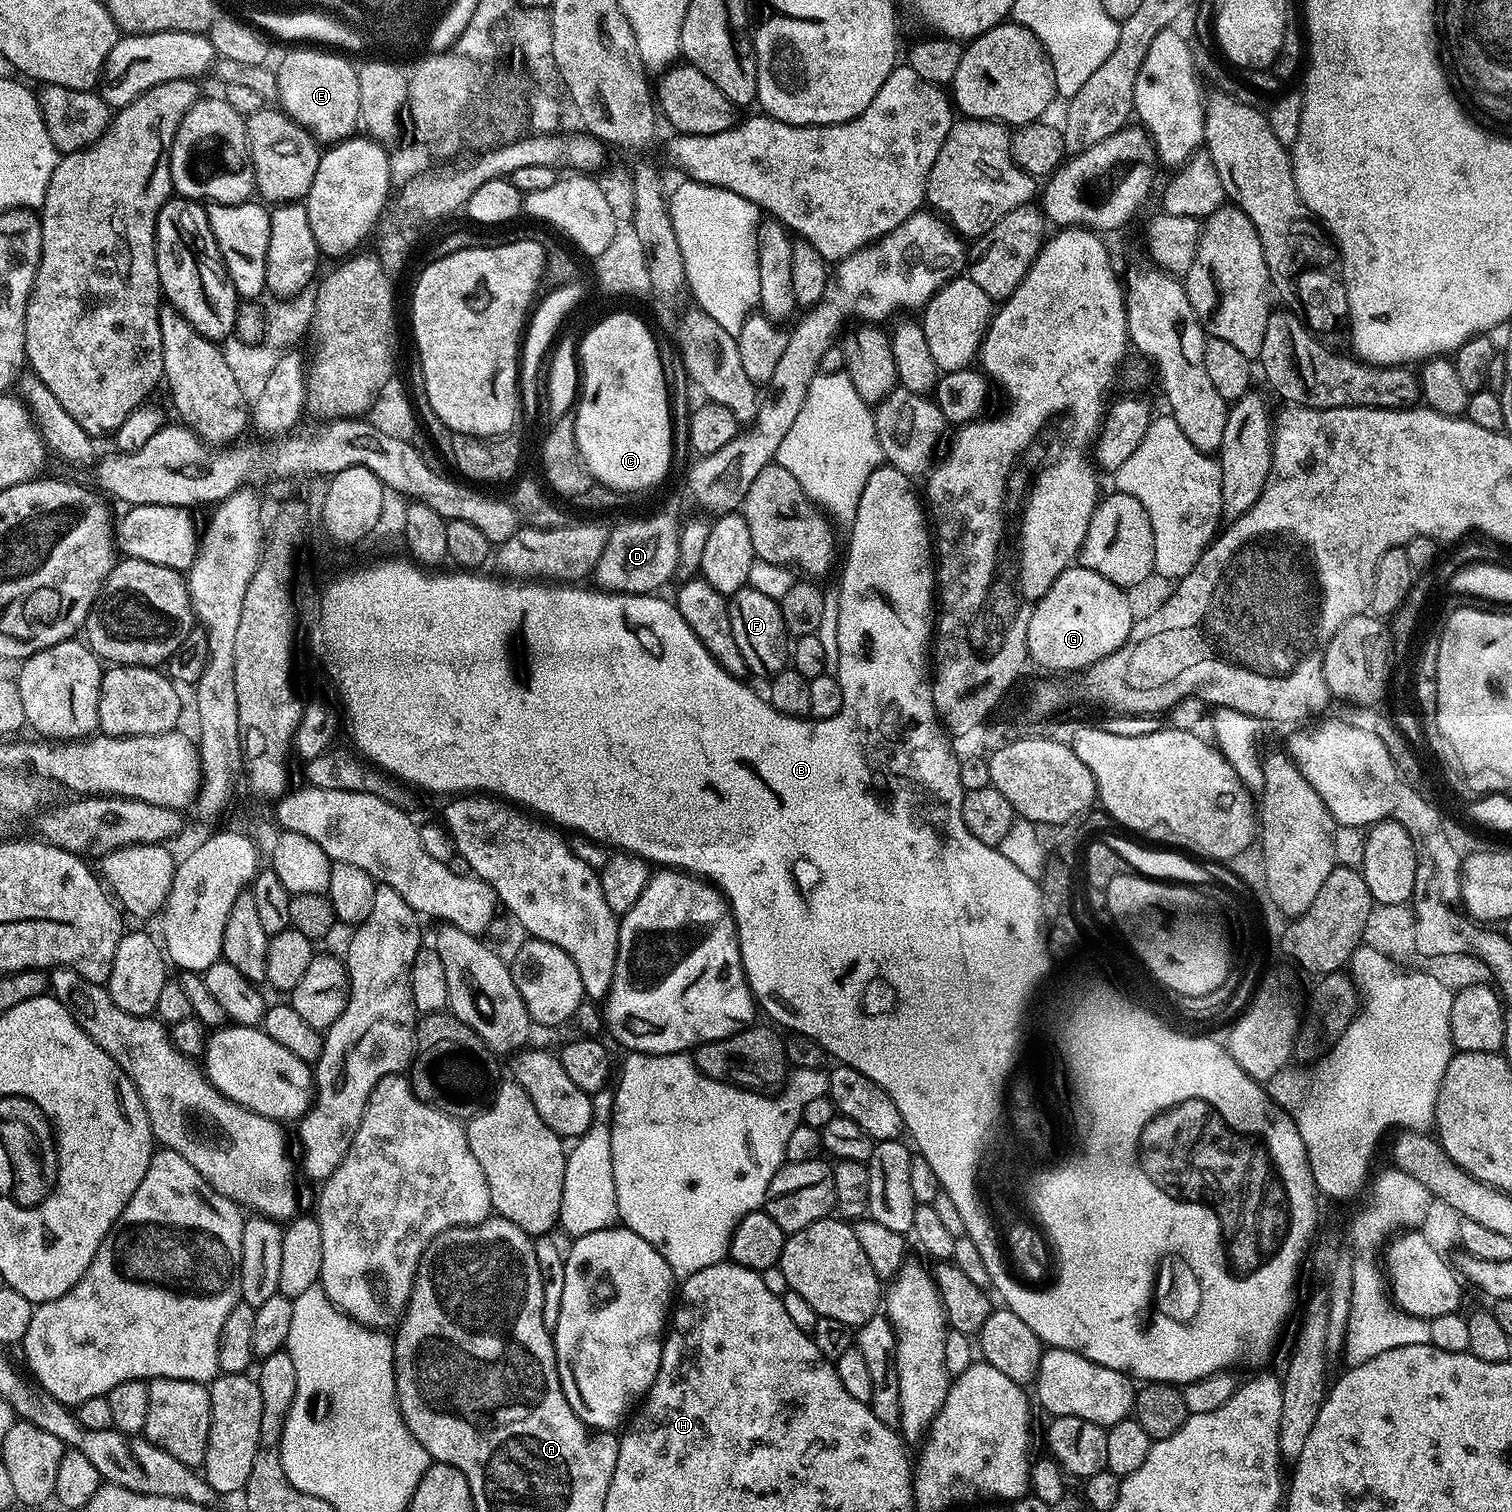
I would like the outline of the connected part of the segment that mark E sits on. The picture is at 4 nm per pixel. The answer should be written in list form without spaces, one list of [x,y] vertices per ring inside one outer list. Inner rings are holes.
[[[316,46],[293,48],[296,49],[286,53],[280,65],[274,68],[280,94],[279,107],[311,132],[317,141],[347,140],[361,123],[357,65],[344,56],[335,56],[332,50],[321,50]]]

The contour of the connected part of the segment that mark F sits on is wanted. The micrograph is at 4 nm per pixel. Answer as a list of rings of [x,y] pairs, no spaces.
[[[745,586],[728,600],[728,609],[730,626],[734,626],[734,642],[738,642],[738,650],[742,650],[748,672],[771,678],[782,671],[790,660],[790,637],[784,628],[778,601],[766,598],[766,594],[758,594],[758,590]]]

